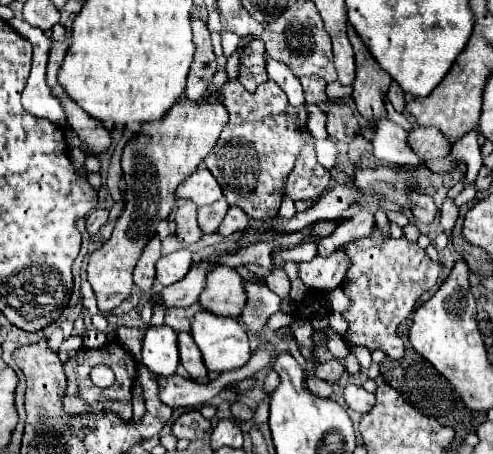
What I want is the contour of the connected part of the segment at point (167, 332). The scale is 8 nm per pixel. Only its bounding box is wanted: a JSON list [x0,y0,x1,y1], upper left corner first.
[142,324,178,376]

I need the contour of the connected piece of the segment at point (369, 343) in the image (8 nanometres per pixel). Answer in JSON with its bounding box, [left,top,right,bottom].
[342,228,440,360]

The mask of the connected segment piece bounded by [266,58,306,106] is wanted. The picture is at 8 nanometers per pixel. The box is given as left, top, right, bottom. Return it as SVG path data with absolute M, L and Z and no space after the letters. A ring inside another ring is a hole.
M266 58L266 70L268 70L270 80L274 80L274 82L286 92L286 96L288 96L288 100L290 100L292 106L302 106L302 104L306 104L302 84L300 84L300 80L292 74L292 70L290 70L288 66L284 66L284 64L280 64L280 62L272 60L272 58Z

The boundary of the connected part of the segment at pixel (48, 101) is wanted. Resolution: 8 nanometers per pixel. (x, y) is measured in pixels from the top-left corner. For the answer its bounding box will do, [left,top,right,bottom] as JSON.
[14,18,66,126]

